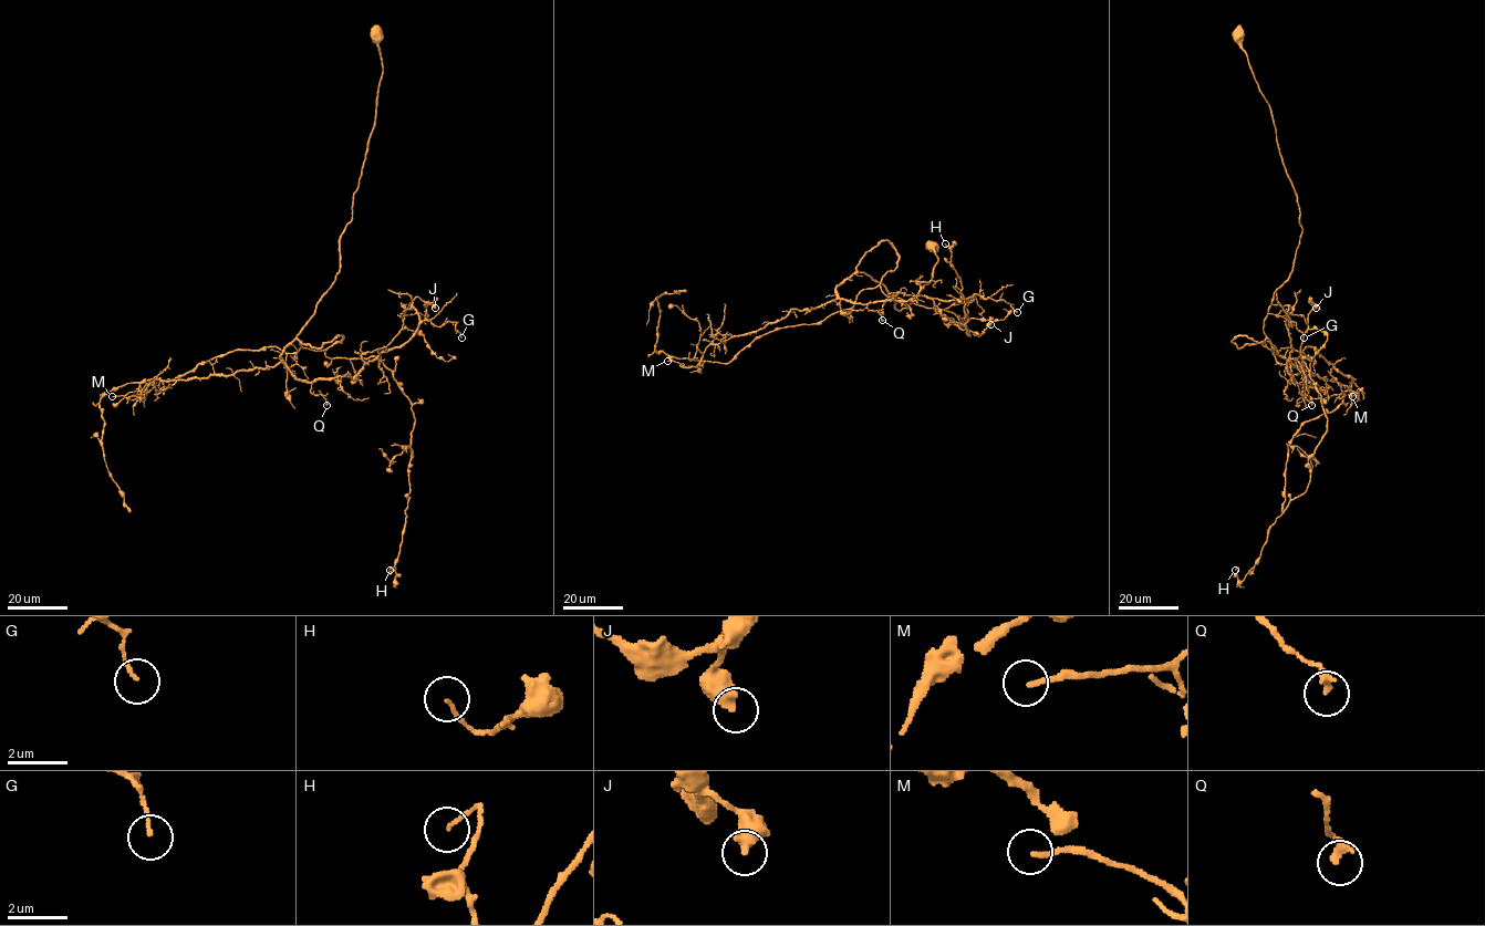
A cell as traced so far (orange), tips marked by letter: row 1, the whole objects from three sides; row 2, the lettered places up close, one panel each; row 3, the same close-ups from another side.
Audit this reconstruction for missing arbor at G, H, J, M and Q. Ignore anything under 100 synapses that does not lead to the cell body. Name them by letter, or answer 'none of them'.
none of them

